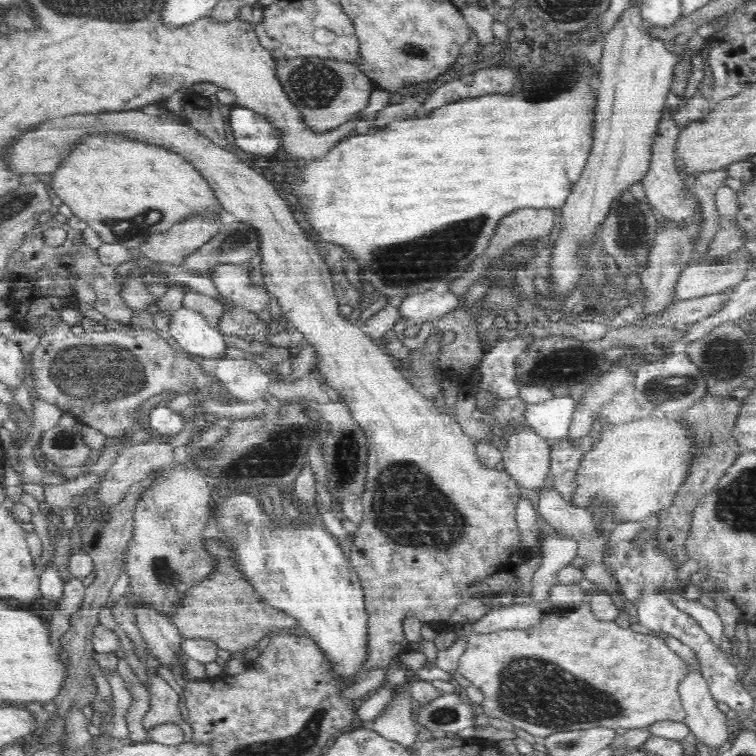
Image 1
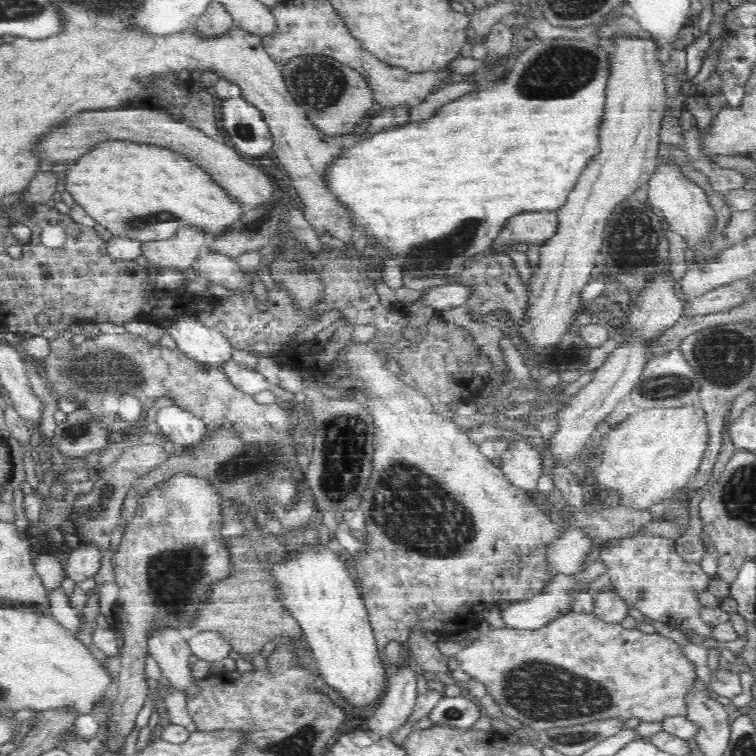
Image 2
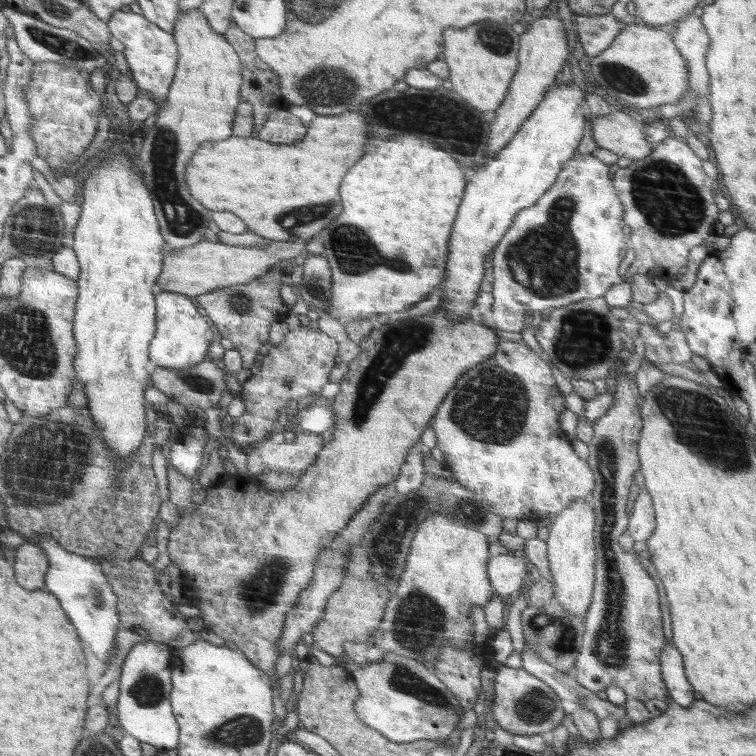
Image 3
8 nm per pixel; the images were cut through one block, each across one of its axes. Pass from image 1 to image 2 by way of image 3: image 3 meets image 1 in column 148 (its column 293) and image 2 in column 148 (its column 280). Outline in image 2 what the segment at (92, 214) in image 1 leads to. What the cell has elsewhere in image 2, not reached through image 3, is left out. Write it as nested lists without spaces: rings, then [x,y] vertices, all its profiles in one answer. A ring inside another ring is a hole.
[[[106,141],[78,158],[74,166],[62,174],[60,187],[68,190],[75,204],[82,206],[88,216],[104,226],[113,237],[119,236],[142,243],[154,242],[170,238],[184,226],[200,229],[200,232],[215,237],[227,231],[230,224],[242,216],[242,201],[232,197],[202,168],[197,163],[190,162],[186,155],[170,151],[168,147],[130,141]]]

